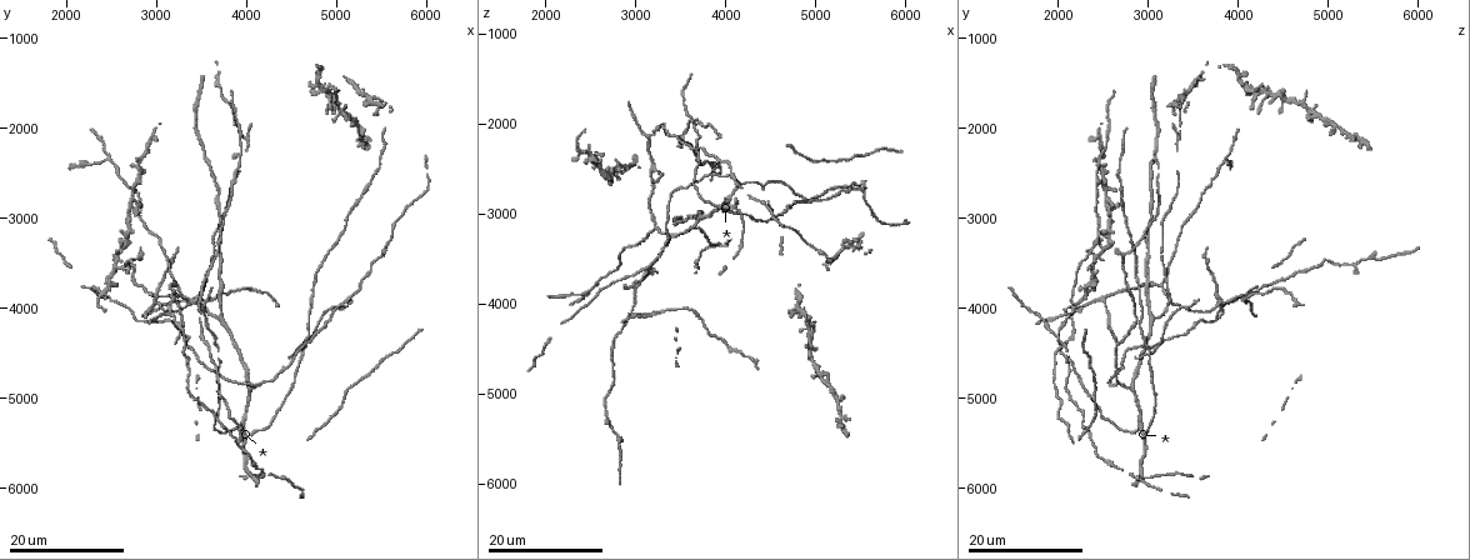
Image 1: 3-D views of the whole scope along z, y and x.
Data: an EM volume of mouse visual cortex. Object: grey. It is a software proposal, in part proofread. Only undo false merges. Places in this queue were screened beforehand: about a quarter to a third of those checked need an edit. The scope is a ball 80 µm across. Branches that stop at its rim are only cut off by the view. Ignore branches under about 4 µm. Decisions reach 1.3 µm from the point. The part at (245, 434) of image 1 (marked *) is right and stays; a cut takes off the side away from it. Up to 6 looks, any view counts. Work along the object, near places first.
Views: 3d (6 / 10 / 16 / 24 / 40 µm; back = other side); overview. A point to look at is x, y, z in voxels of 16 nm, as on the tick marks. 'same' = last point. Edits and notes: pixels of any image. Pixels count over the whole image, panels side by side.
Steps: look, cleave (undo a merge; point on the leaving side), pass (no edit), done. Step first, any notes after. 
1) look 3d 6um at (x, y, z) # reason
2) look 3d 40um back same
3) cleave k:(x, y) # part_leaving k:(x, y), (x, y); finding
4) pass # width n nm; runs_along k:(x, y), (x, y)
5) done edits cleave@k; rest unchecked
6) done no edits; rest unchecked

look 3d 16um at (4600, 4450, 3000) # branch point

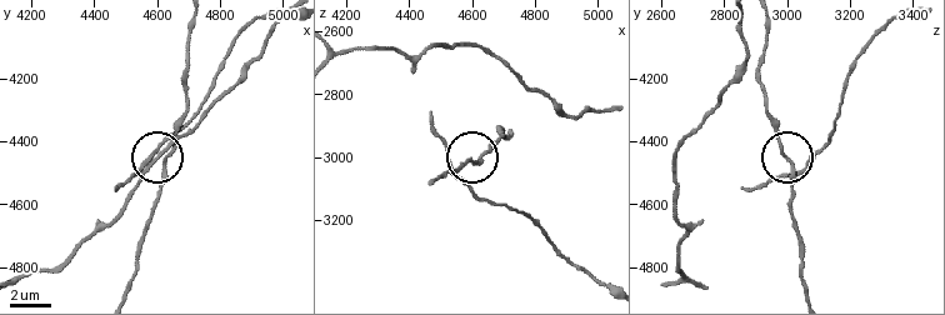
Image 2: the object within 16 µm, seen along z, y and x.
look 3d 10um at (4620, 4470, 3010)

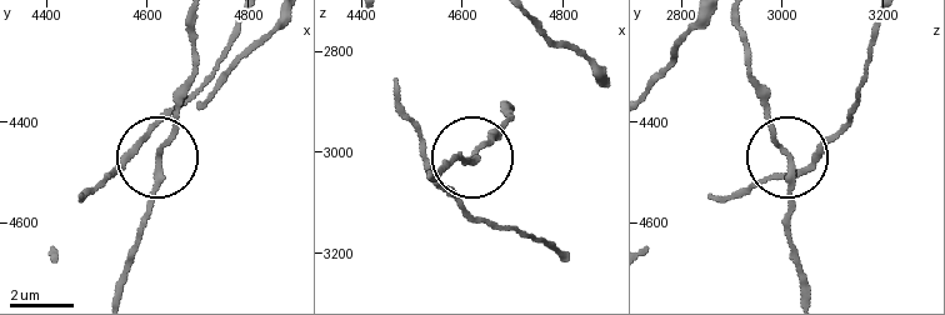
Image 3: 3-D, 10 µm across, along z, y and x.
pass # runs_along 3:(808, 288), (791, 231), (791, 159), (824, 149), (845, 129); all the same neuron

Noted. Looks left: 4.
look 3d 24um at (4050, 4850, 2800) # branch point

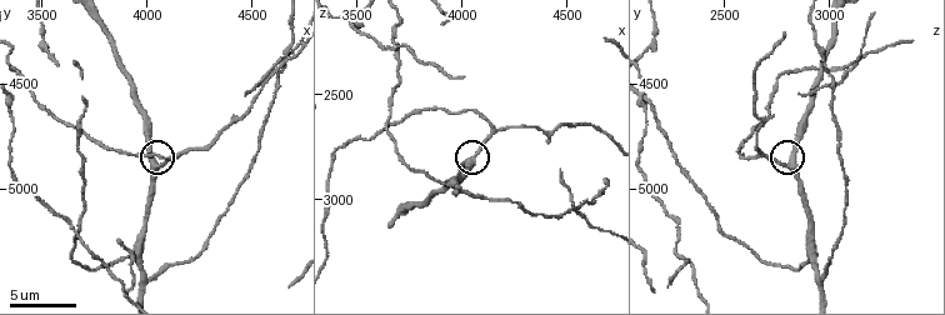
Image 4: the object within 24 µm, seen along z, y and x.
look 3d 6um at (4040, 4900, 2810) # zoom in

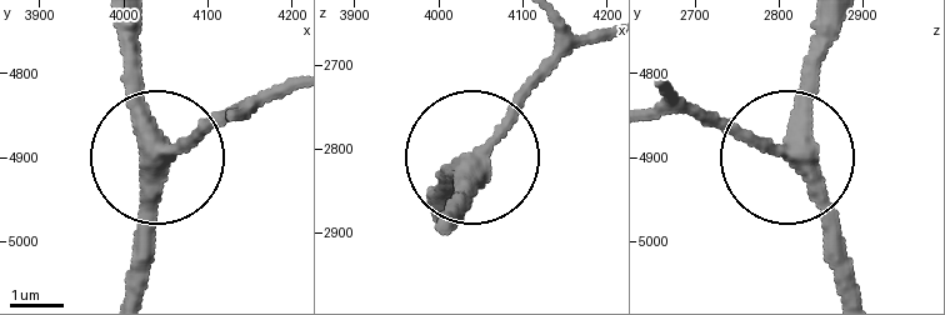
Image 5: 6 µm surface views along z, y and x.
pass # side_arm 73 um; runs_along 5:(854, 283), (828, 203), (760, 140), (670, 99); continuous, no second neuron

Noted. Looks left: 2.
look 3d 16um at (3200, 3750, 3100)

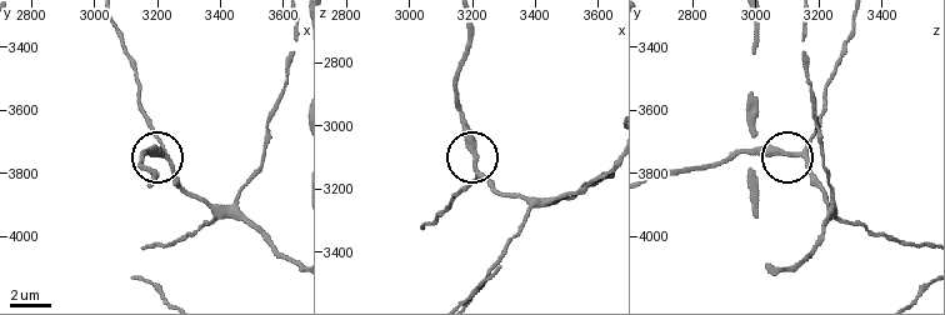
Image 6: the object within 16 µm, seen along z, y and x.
look 3d 10um at (3220, 3740, 3130)

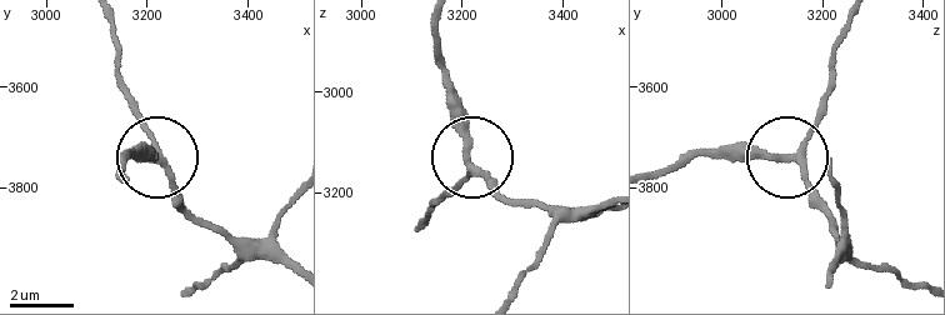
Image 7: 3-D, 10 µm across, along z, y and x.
pass # arms 3; runs_along 7:(603, 203), (523, 205), (469, 163), (436, 203); continuous, no second neuron

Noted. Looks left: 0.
done no edits; rest unchecked

